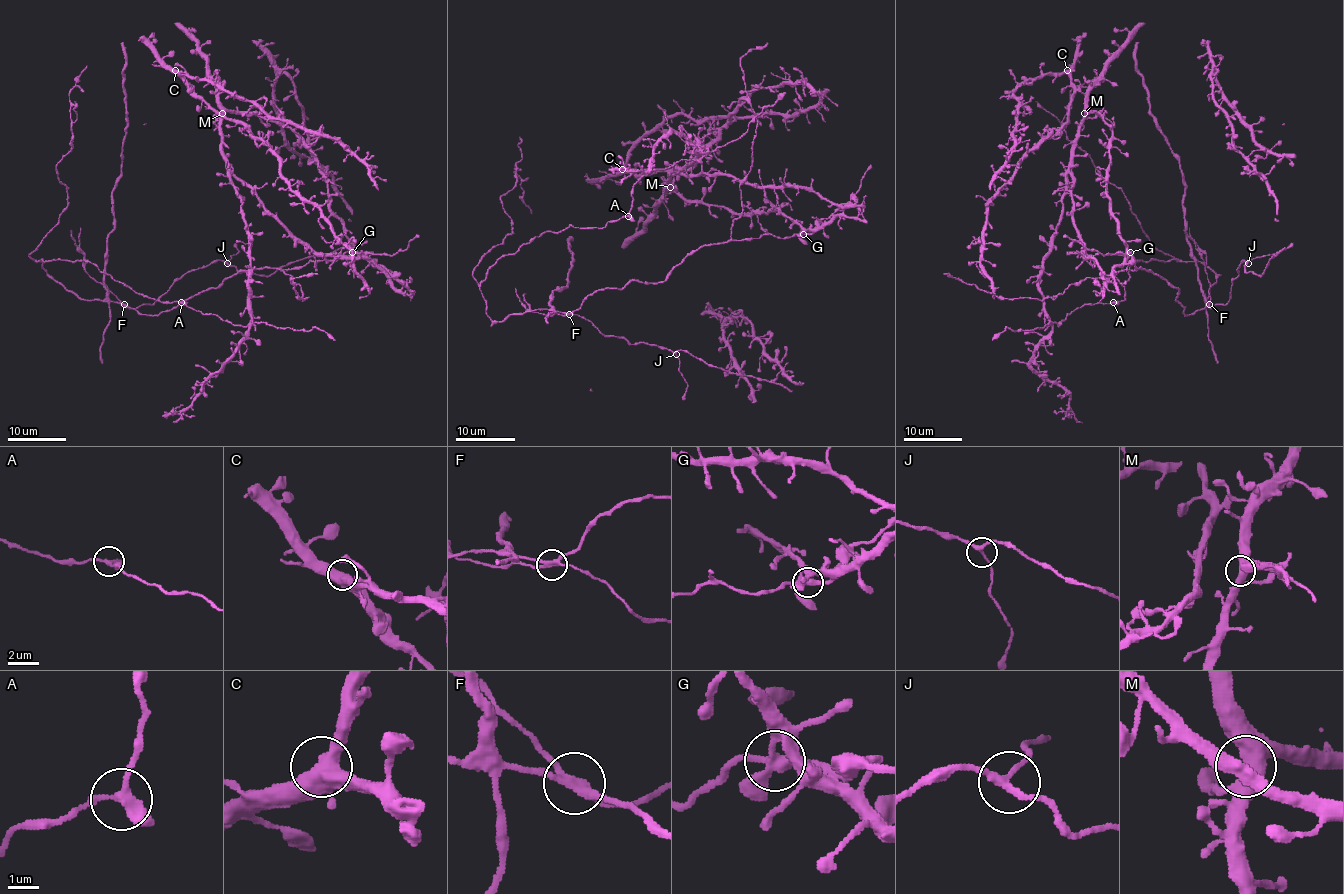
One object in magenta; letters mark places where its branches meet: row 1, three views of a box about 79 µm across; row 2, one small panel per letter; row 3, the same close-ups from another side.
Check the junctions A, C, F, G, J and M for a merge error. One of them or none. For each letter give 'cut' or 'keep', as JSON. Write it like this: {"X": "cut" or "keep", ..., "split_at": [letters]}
{"A": "keep", "C": "keep", "F": "cut", "G": "keep", "J": "keep", "M": "keep", "split_at": ["F"]}

